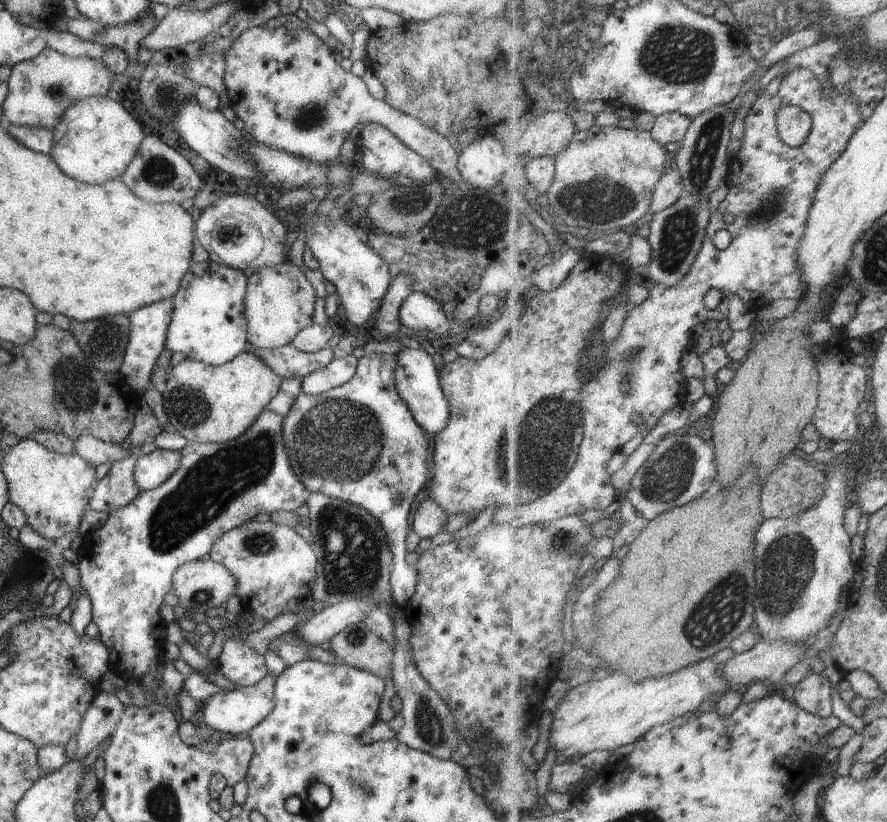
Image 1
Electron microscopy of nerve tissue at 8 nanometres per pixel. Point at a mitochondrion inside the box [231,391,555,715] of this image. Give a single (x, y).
(339, 440)

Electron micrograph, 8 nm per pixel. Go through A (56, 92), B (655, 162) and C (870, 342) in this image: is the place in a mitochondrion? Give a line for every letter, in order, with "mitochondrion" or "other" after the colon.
A: mitochondrion
B: other
C: other

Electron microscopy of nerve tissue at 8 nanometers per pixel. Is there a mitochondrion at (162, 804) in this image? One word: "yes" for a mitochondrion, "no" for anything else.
yes

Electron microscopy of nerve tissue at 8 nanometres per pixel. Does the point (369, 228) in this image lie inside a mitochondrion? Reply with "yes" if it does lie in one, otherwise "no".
no

